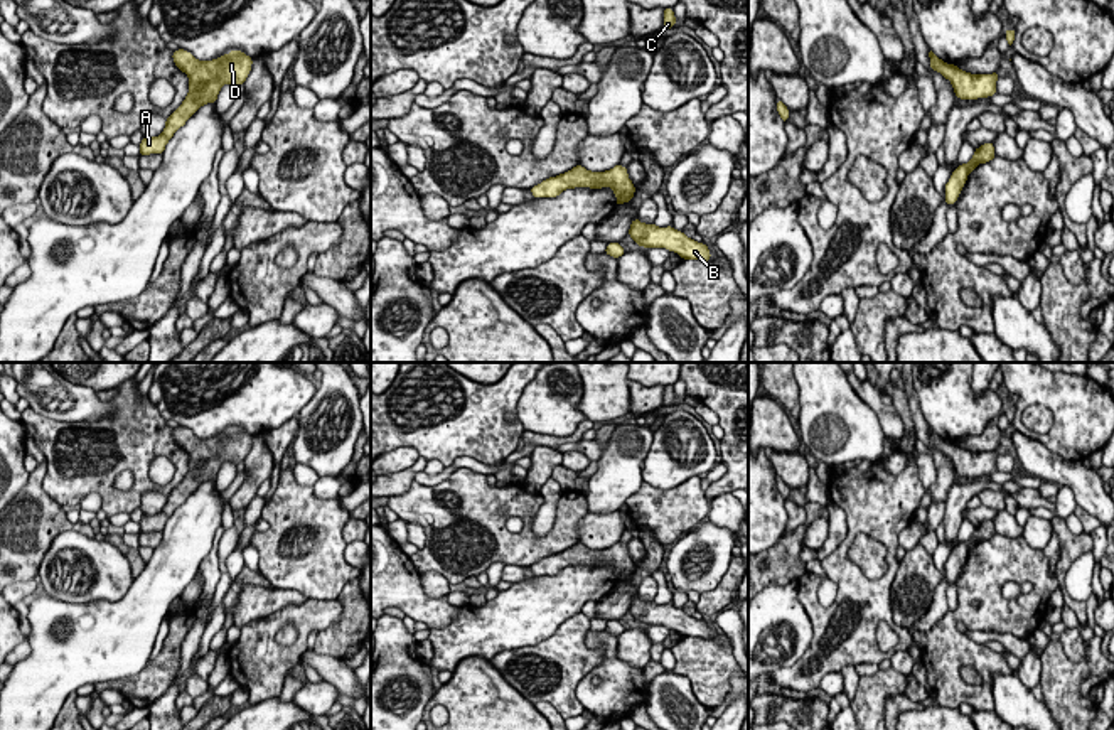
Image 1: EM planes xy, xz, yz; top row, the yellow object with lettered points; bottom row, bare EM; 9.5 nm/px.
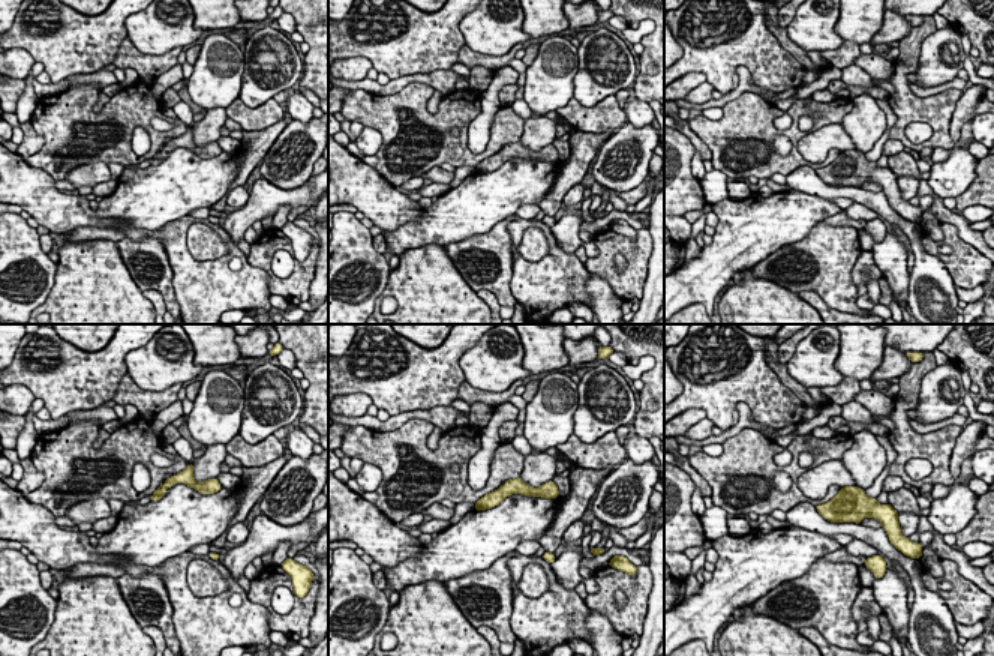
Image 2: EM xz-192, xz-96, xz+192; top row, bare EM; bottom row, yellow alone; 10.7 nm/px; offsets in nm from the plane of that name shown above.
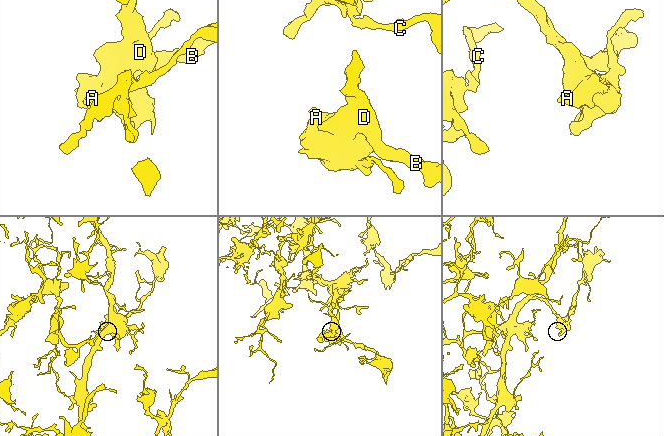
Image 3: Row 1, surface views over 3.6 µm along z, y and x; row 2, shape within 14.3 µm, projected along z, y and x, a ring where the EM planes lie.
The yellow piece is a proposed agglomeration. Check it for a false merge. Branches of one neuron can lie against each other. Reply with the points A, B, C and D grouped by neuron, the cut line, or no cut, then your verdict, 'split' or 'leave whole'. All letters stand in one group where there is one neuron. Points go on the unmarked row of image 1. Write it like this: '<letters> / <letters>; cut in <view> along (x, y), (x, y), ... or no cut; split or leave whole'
A B C D; no cut; leave whole

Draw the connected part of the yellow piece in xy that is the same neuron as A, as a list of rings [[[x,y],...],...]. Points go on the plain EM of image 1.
[[[177,427],[172,432],[175,443],[189,455],[189,470],[182,482],[165,497],[158,514],[143,514],[140,533],[163,531],[174,511],[204,482],[214,480],[224,462],[239,464],[251,450],[253,437],[243,428],[233,427],[212,438],[199,438],[189,428]]]

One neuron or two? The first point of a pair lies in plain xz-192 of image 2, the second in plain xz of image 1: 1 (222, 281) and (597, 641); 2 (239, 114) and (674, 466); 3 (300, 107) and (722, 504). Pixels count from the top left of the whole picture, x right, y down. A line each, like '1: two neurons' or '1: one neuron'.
1: one neuron
2: two neurons
3: one neuron

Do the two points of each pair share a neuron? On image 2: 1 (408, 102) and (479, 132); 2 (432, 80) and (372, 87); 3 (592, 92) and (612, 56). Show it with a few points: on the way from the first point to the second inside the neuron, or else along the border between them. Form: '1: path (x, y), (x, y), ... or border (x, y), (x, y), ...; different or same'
1: border (479, 95), (480, 113), (468, 129), (473, 153); different
2: path (417, 78), (405, 80), (387, 89); same
3: path (592, 83), (606, 65); same

